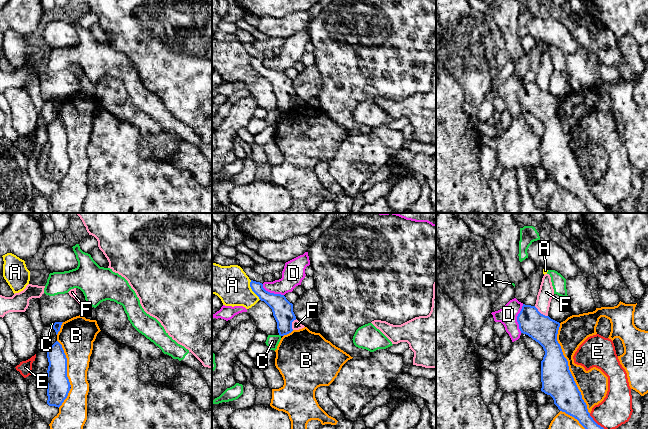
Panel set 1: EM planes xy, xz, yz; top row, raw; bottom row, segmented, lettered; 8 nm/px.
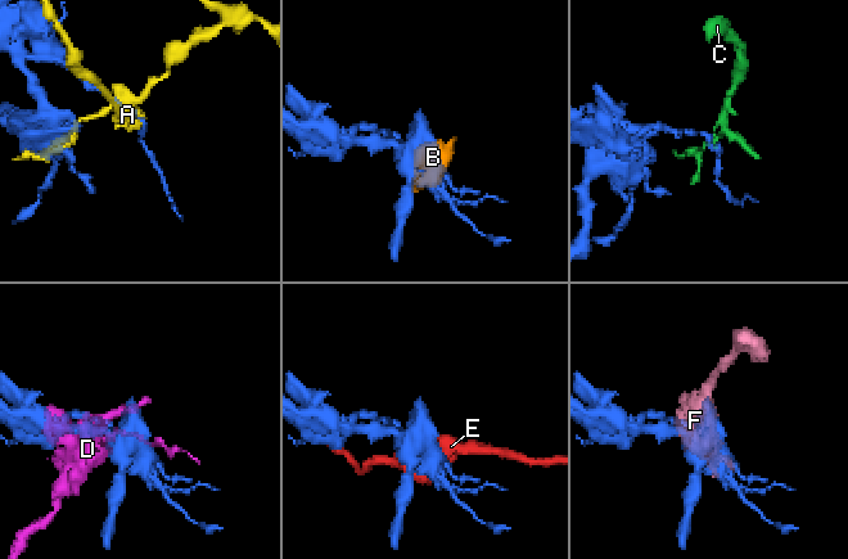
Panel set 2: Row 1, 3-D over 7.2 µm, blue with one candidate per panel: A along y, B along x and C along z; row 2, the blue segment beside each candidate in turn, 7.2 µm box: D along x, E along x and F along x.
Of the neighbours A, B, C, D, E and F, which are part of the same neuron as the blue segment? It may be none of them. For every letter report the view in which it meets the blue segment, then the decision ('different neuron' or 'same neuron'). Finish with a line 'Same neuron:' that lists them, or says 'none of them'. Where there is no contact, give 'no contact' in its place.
A: xz | different neuron
B: yz | different neuron
C: xy | different neuron
D: yz | different neuron
E: yz | different neuron
F: yz | different neuron
Same neuron: none of them

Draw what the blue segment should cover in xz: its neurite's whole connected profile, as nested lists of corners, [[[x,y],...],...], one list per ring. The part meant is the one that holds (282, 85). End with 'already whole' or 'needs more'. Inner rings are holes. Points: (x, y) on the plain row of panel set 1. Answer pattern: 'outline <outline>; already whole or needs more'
outline [[[251,56],[250,63],[259,75],[272,85],[279,111],[284,112],[291,109],[293,107],[292,98],[296,96],[293,80],[284,71],[266,67],[260,58]]]; already whole

